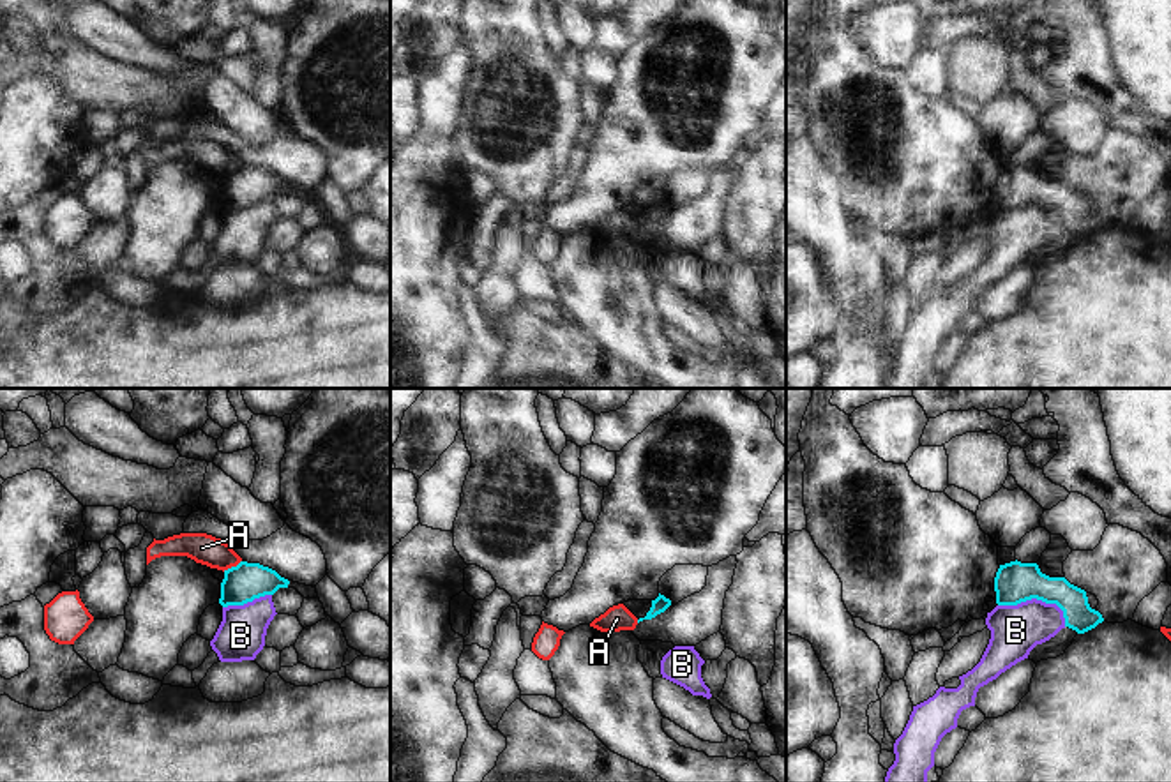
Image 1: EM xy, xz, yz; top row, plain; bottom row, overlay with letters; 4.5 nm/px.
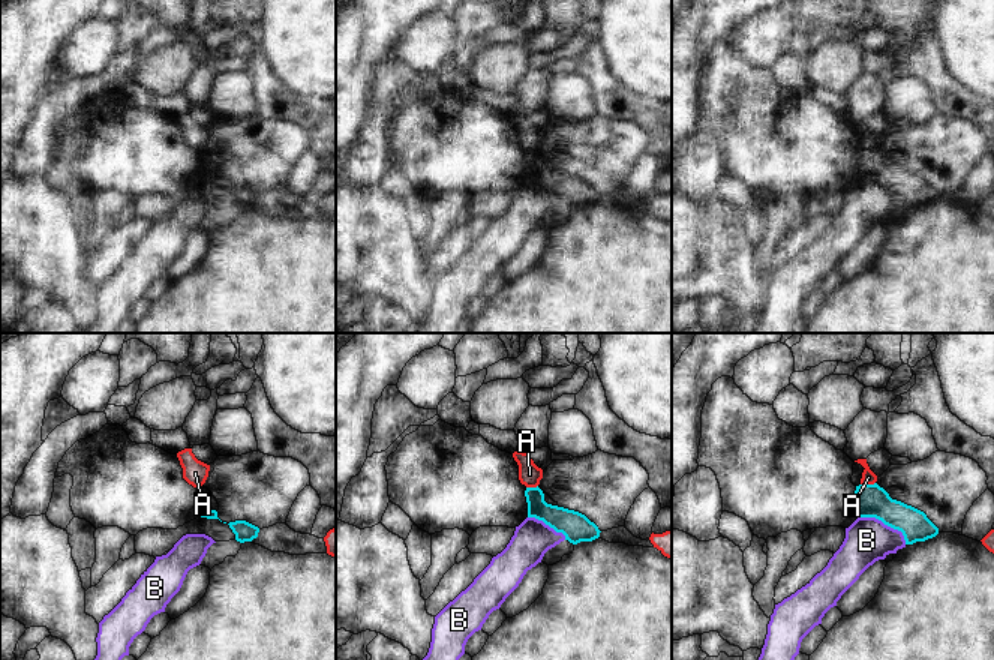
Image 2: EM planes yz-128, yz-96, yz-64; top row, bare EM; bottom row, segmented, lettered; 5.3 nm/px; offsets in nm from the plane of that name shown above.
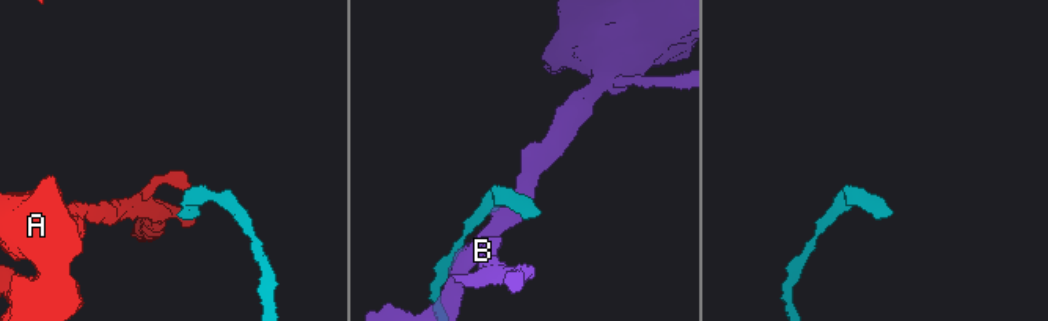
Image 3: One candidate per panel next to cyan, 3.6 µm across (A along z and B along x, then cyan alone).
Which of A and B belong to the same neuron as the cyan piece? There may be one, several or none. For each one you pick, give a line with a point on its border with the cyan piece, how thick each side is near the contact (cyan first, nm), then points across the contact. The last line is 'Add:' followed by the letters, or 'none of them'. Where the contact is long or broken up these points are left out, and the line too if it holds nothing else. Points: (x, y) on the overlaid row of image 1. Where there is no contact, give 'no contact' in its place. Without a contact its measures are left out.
Add: none of them

